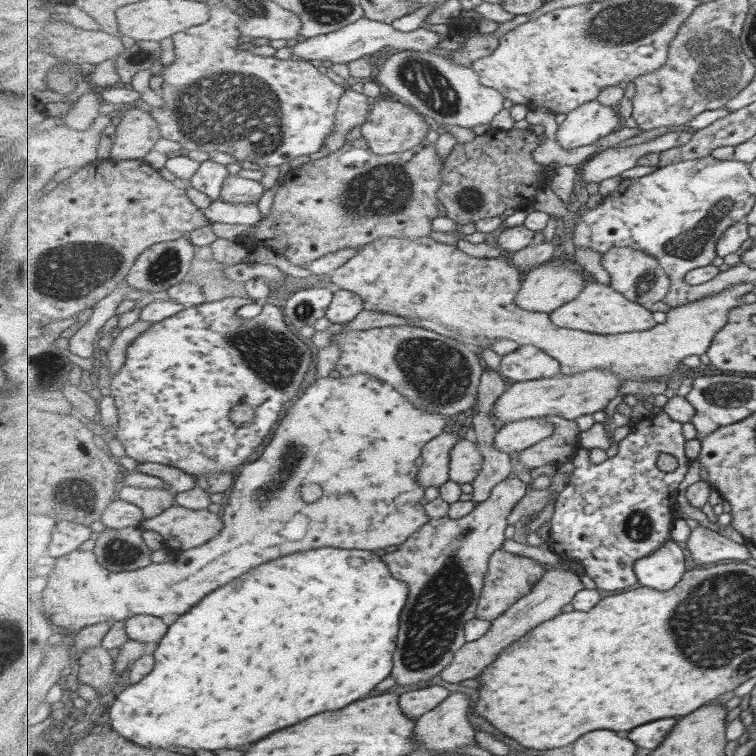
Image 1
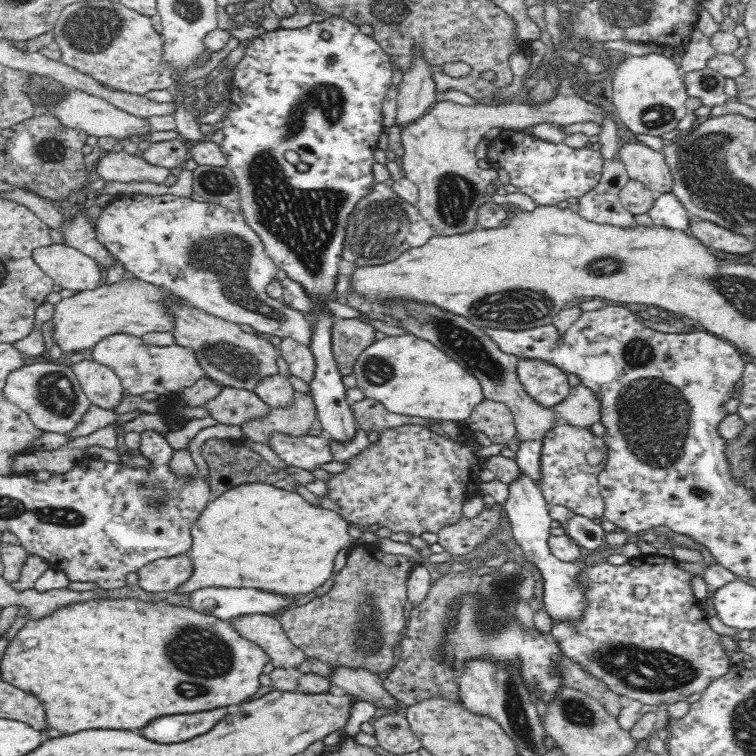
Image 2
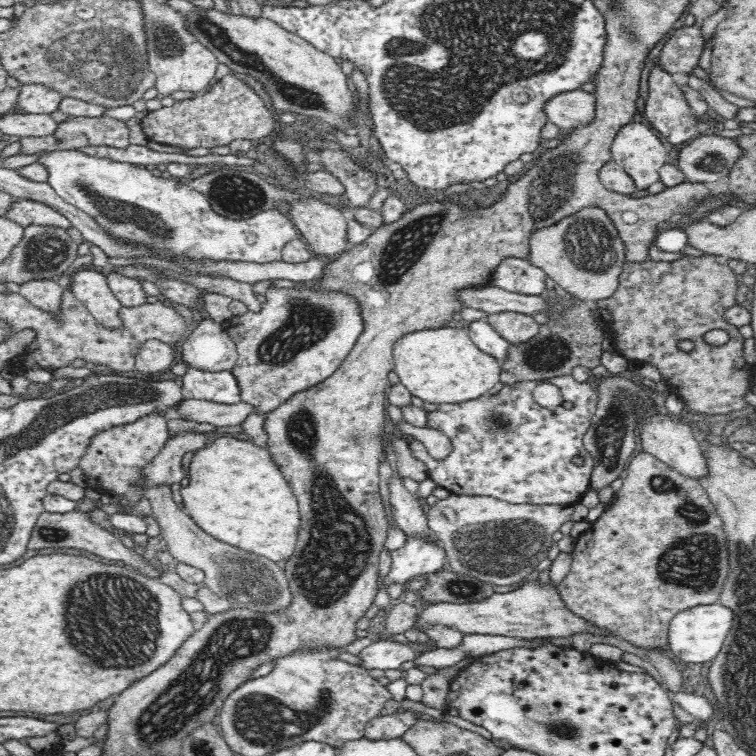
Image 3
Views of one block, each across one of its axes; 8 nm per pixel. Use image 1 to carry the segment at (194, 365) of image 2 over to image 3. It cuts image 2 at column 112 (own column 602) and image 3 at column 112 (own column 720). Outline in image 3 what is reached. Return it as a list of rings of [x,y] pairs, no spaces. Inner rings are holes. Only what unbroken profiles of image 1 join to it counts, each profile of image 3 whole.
[[[87,267],[77,270],[70,277],[70,290],[100,326],[110,331],[118,331],[124,326],[120,317],[120,308],[123,306],[109,289],[105,272]]]

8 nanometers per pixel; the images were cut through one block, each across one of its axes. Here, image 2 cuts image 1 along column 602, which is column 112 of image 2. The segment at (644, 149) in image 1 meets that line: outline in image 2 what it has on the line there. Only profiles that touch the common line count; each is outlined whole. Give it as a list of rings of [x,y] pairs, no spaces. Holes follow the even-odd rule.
[[[125,151],[107,152],[96,163],[96,172],[107,182],[154,182],[164,184],[170,176],[169,168],[150,164],[143,157]]]

